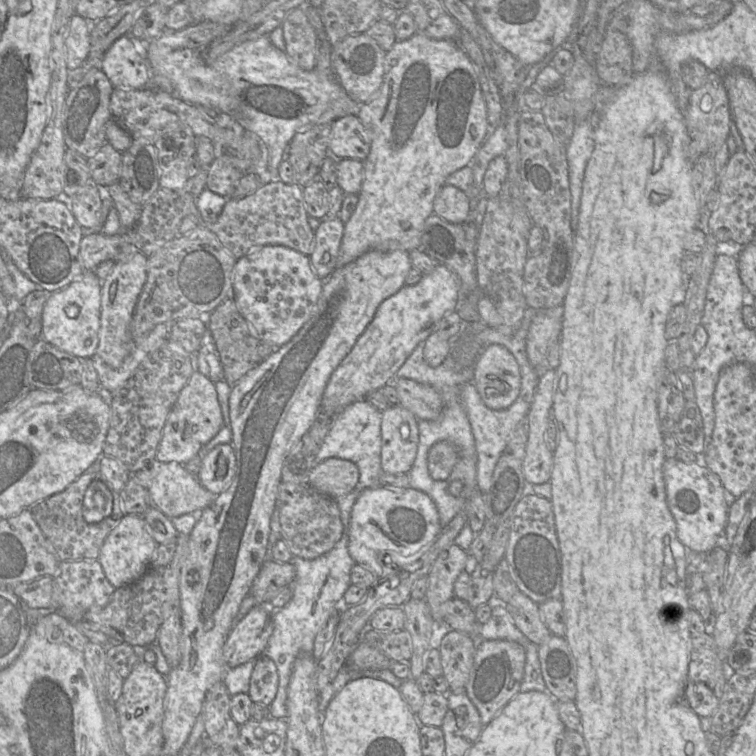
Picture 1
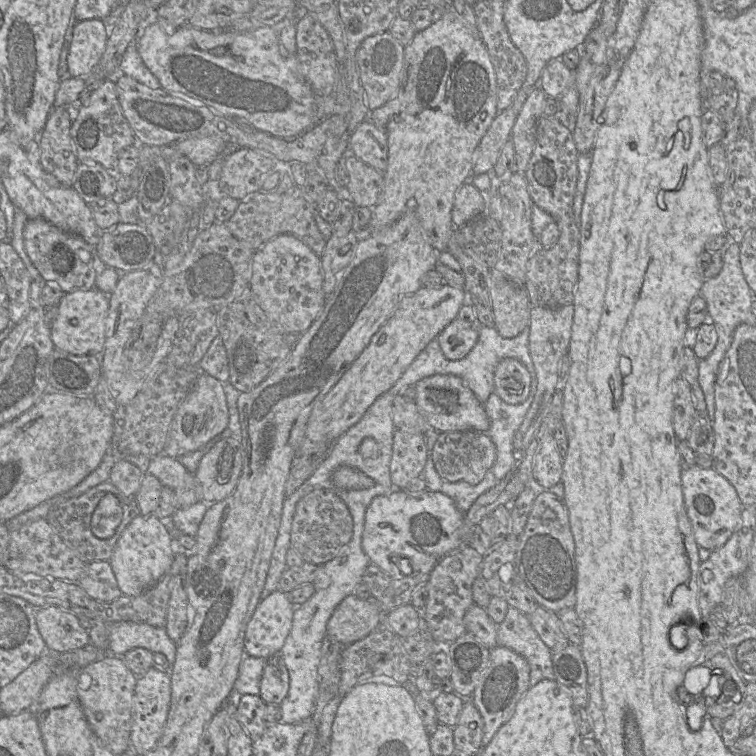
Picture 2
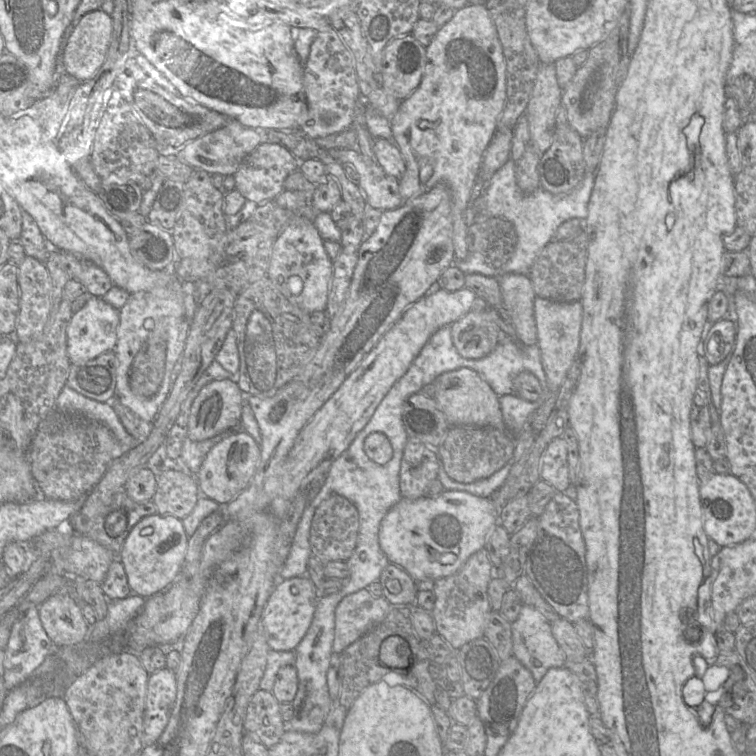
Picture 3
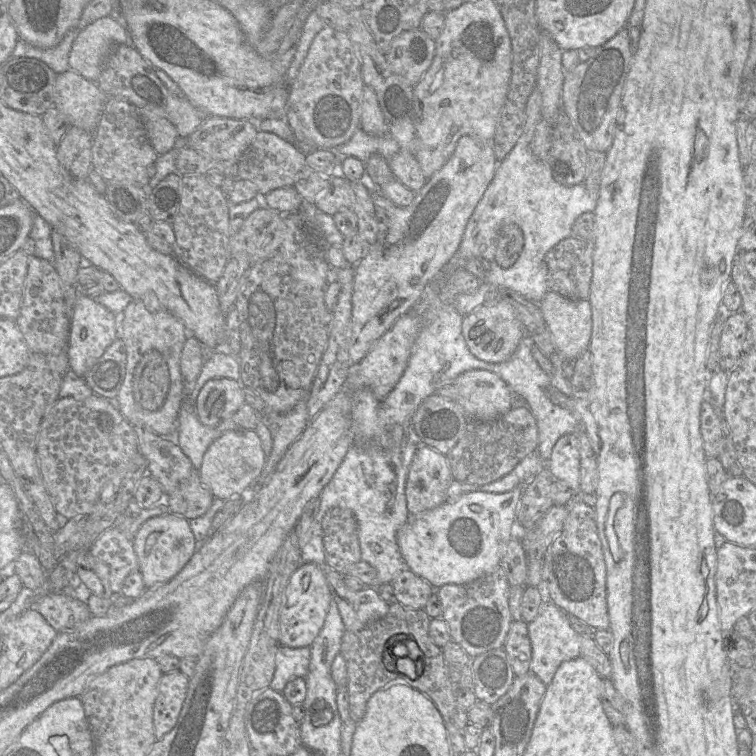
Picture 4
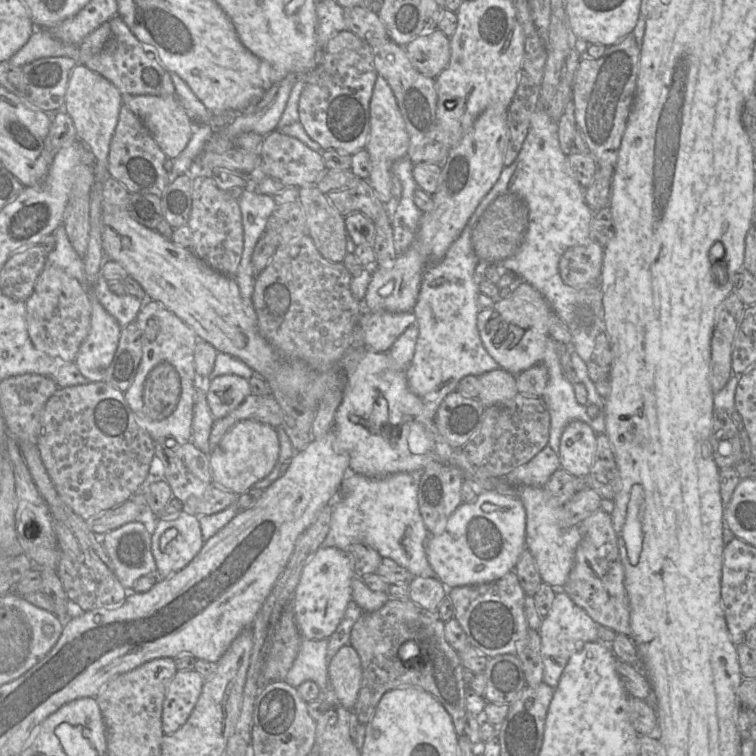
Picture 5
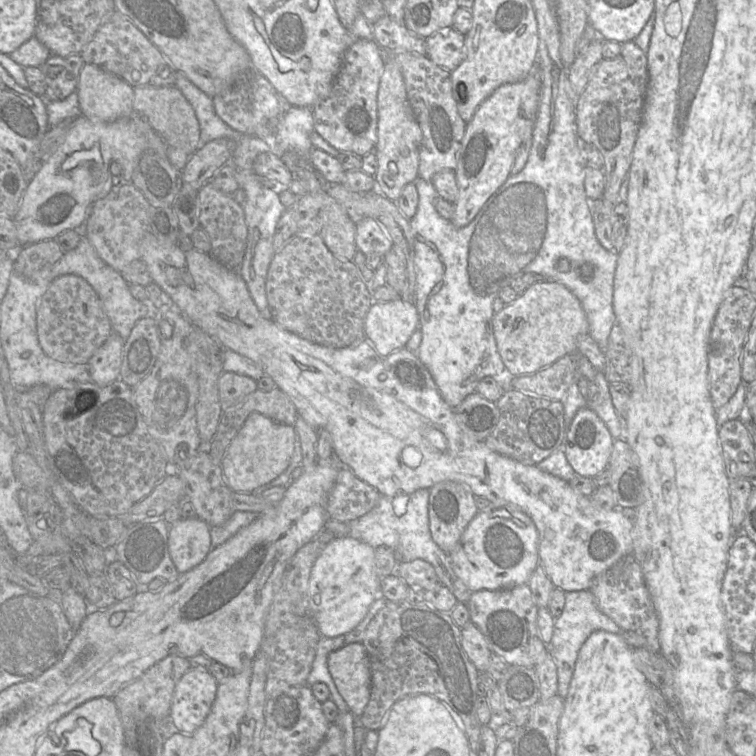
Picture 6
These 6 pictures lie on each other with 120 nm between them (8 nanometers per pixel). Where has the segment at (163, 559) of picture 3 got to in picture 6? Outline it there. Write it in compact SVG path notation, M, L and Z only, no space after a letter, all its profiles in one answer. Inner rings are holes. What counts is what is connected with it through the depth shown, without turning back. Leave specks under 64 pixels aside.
M198 517L169 524L168 549L179 574L191 570L212 549L210 526Z

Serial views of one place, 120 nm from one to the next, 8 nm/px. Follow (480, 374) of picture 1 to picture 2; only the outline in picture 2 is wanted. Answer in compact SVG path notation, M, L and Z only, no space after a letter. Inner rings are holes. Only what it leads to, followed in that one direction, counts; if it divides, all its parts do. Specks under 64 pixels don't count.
M514 358L502 359L494 371L494 392L508 404L523 403L529 395L531 376Z

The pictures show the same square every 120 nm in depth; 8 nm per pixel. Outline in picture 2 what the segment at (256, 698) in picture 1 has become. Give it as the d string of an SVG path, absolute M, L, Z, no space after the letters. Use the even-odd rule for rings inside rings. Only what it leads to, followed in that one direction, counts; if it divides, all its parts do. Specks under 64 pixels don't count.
M278 653L266 659L260 681L259 696L266 704L280 703L289 691L289 673L283 657Z

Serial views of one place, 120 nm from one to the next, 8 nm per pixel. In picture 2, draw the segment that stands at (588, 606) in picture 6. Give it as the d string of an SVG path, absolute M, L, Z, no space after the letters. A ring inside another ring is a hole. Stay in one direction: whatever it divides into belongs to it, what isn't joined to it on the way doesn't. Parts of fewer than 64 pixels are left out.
M509 605L505 619L497 627L497 643L520 654L530 667L530 686L536 685L541 680L554 679L552 665L552 651L540 639L532 627L528 616Z

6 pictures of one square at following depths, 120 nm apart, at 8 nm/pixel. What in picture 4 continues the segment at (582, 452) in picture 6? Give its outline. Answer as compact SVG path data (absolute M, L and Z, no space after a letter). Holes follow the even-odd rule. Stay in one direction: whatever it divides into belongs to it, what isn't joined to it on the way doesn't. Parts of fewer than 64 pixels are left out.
M576 433L563 435L555 443L546 469L574 490L580 489L579 440Z

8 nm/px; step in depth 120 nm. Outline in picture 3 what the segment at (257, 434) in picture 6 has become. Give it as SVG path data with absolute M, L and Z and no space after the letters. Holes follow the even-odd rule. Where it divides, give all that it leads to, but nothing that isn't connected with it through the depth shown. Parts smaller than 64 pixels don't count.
M235 429L224 439L214 445L205 456L196 475L202 496L227 504L242 492L253 477L260 459L260 447L244 430Z

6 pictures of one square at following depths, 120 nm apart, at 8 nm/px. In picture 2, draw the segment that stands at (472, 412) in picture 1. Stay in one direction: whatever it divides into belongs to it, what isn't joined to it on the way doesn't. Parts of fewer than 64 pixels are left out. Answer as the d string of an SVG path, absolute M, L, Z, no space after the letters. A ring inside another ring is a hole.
M529 372L531 376L531 392L529 398L520 404L508 404L504 402L495 393L492 393L487 400L483 403L485 412L489 418L490 426L486 433L496 447L496 461L491 469L491 473L500 481L511 470L514 464L514 447L513 439L515 433L522 424L536 394L537 390L537 377L534 372Z

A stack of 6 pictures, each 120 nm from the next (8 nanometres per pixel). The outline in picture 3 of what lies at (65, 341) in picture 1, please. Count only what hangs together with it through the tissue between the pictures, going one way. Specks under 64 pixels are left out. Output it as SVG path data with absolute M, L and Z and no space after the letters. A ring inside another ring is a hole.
M92 296L77 311L72 313L66 329L67 354L71 364L80 365L102 353L113 351L119 322L118 310L102 300Z

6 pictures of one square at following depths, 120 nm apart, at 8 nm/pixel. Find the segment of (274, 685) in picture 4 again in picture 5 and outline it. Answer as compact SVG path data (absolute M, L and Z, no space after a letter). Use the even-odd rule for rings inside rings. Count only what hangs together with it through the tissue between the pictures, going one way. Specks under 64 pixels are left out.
M302 639L296 659L284 681L294 688L307 680L315 682L320 690L329 688L327 646L328 639Z

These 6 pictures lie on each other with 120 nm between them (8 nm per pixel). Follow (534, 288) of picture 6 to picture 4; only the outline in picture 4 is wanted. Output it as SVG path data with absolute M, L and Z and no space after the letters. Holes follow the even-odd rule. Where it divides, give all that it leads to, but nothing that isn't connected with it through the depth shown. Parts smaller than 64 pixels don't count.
M502 300L490 306L481 305L465 315L462 321L462 334L469 351L476 358L486 362L501 363L512 356L526 335L526 331L511 305Z

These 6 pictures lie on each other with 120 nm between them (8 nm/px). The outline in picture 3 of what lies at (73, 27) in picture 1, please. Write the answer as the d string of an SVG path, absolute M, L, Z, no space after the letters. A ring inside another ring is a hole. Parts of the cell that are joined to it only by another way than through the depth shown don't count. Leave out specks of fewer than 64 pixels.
M103 10L85 15L75 27L64 50L68 74L80 83L93 81L107 59L113 34L112 17Z

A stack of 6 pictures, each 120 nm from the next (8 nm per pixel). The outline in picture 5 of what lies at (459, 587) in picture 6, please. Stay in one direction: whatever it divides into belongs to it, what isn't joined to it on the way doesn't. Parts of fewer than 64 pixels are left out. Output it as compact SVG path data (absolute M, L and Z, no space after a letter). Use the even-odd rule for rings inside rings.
M348 471L348 473L343 478L341 485L338 490L339 497L333 500L331 507L331 521L330 521L330 530L323 541L321 547L334 547L339 550L345 551L347 553L347 549L349 546L353 545L368 545L373 548L375 551L379 553L382 558L389 558L395 561L399 566L408 570L413 576L419 577L432 577L436 578L434 571L432 570L426 555L426 543L428 538L430 537L424 523L422 517L420 515L419 506L418 506L418 488L421 479L422 471L414 471L414 472L403 472L397 473L393 475L389 475L383 478L368 478L362 475L358 475Z

